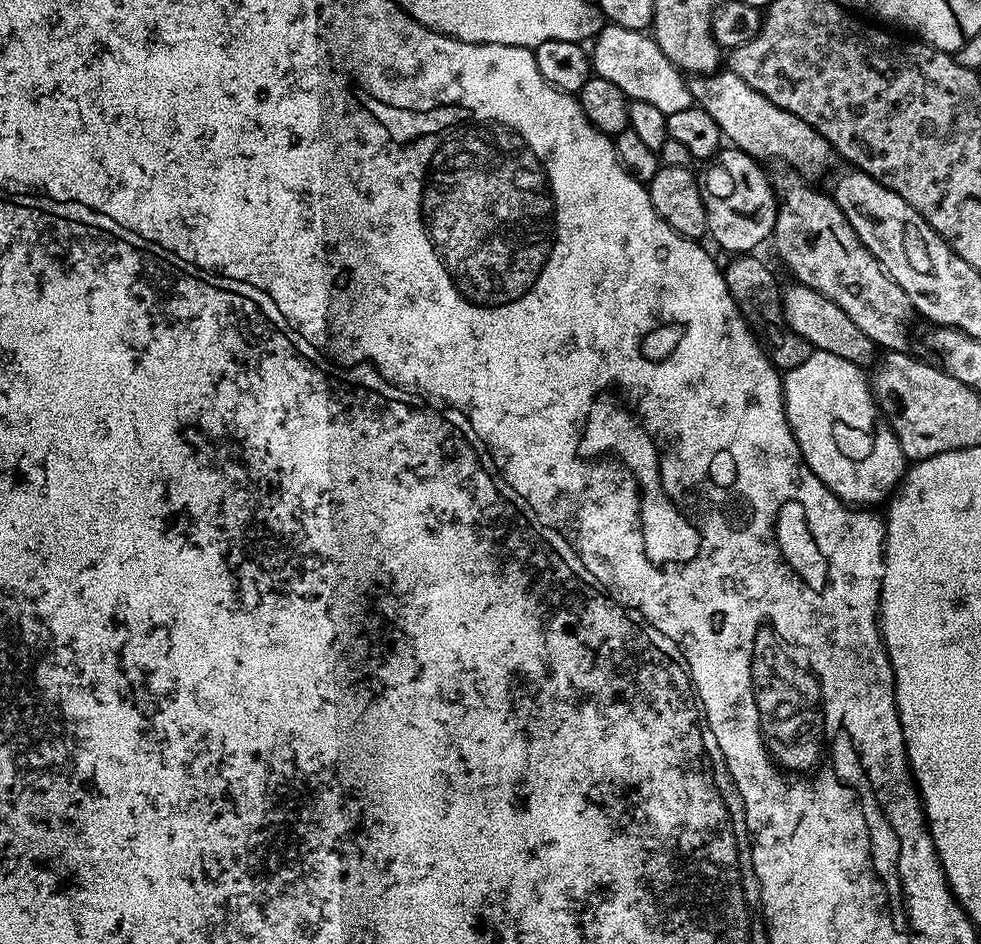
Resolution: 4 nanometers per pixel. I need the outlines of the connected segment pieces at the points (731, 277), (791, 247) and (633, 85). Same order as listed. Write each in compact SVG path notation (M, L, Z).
M740 254L727 265L723 265L724 281L744 315L744 321L762 341L764 352L772 359L773 368L781 373L794 370L794 366L802 366L806 358L810 358L813 347L810 342L793 330L786 320L781 285L776 285L776 276L756 257L756 254Z
M776 166L776 169L771 169L770 179L772 181L772 191L776 194L776 199L778 201L778 207L776 209L776 230L774 233L774 241L776 240L776 252L781 256L782 259L788 263L789 268L794 272L793 276L799 283L806 285L810 289L814 289L815 292L819 292L826 298L830 298L836 306L840 306L847 315L849 315L850 320L854 322L856 326L879 349L892 352L908 352L910 347L910 334L908 328L904 325L904 322L908 321L911 316L914 316L914 309L912 303L909 300L909 296L897 283L894 283L892 279L888 276L887 272L881 267L880 263L874 259L873 255L870 254L865 248L865 244L858 238L857 232L850 226L849 220L842 210L837 206L836 201L832 199L827 193L820 193L812 190L807 184L809 184L794 168L789 168L787 166Z
M605 23L591 41L590 55L593 73L606 78L606 82L614 82L618 90L628 95L629 101L650 102L650 106L658 106L658 110L667 116L693 107L685 73L674 67L666 54L662 54L647 31L626 30L617 24Z

